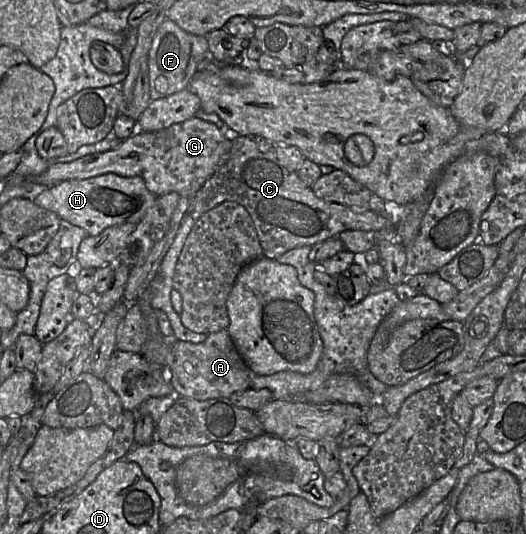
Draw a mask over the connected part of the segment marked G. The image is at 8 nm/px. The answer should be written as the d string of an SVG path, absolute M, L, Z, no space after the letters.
M194 116L157 131L137 130L114 150L86 155L72 162L52 164L41 175L31 179L31 183L38 190L65 180L88 179L114 173L121 177L142 177L147 189L157 197L176 192L180 196L192 198L225 161L231 147L231 140L220 128Z

